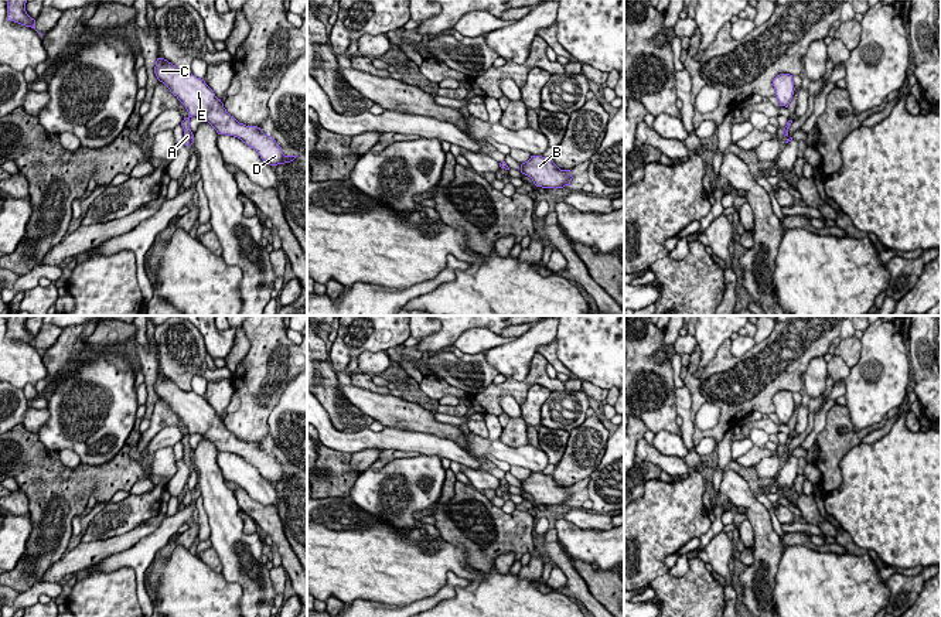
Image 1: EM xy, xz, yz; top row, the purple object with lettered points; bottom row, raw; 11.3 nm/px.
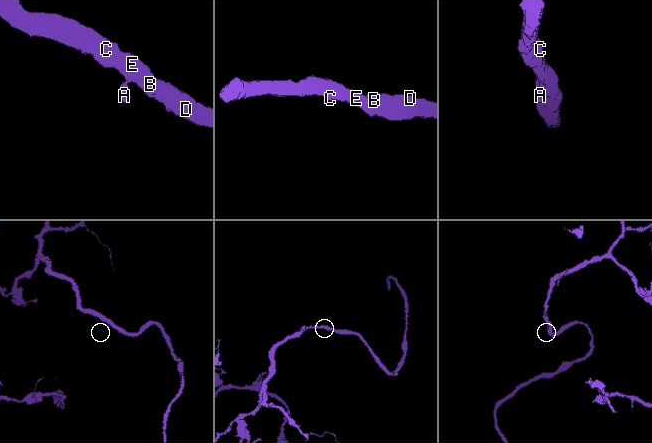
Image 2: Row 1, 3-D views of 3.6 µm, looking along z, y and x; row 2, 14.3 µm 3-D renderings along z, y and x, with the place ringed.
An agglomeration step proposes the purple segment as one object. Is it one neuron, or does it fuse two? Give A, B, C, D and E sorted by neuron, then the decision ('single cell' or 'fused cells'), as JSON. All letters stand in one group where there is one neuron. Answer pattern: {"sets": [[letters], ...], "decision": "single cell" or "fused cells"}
{"sets": [["A", "B", "C", "D", "E"]], "decision": "single cell"}

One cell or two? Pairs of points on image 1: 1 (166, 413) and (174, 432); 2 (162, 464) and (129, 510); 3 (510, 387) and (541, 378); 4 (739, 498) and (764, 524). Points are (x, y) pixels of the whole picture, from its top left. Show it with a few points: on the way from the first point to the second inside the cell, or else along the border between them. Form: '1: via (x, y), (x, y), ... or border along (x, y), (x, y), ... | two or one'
1: border along (183, 433), (176, 425), (164, 426), (146, 446) | two
2: via (163, 477), (162, 486), (142, 505) | one
3: via (517, 387), (525, 385), (534, 378) | one
4: via (746, 504), (759, 517) | one

